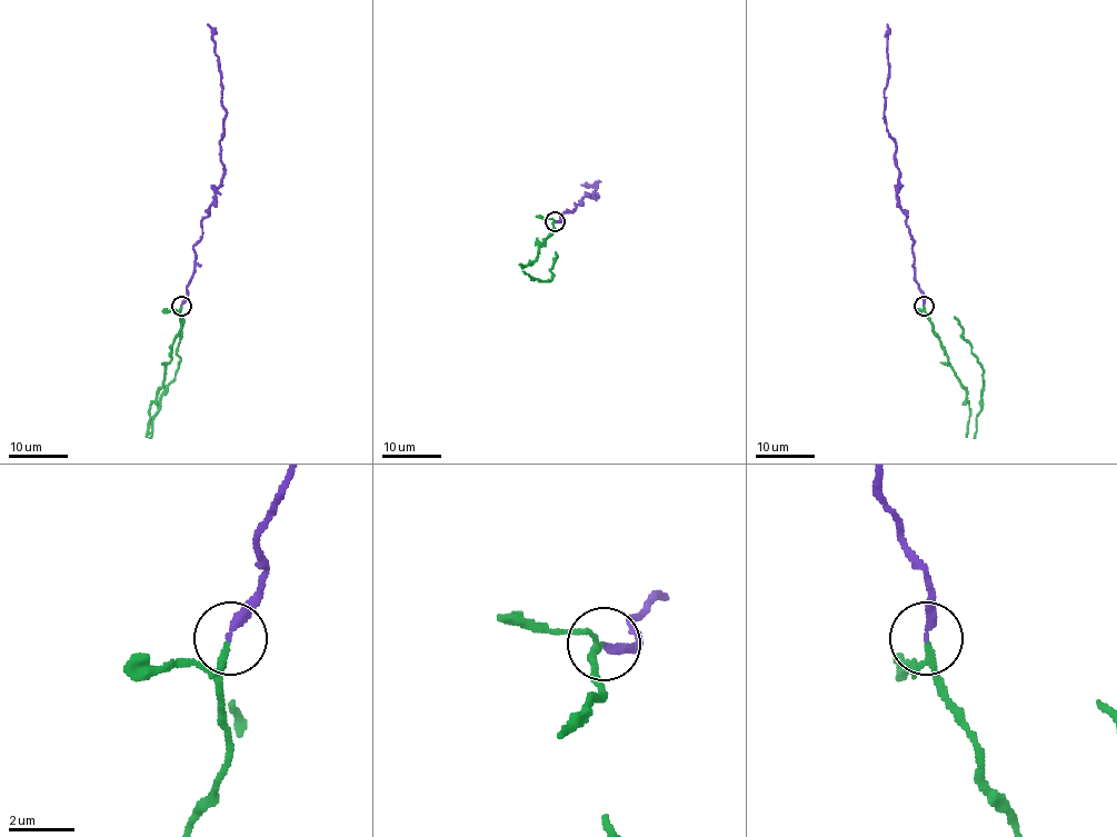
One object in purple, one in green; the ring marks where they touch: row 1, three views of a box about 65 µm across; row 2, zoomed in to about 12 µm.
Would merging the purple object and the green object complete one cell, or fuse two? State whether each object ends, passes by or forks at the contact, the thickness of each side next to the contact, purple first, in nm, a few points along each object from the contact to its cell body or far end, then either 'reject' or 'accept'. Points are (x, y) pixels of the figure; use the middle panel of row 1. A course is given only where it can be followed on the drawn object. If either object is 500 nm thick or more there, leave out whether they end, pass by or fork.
purple ends there; green passes by; 240 nm thick on the purple side, 160 nm on the other; purple runs (556, 221), (588, 195), (598, 196), (594, 193), (599, 181), (580, 185); green runs (556, 221), (538, 257), (522, 268), (531, 279), (551, 280), (554, 275), (549, 270), (556, 261), (556, 252); accept

